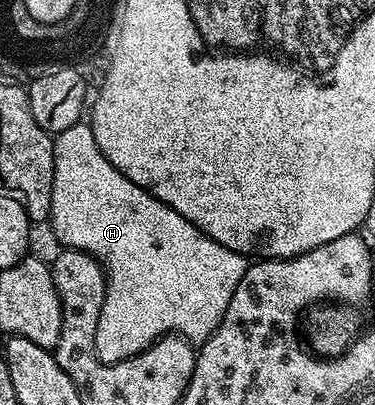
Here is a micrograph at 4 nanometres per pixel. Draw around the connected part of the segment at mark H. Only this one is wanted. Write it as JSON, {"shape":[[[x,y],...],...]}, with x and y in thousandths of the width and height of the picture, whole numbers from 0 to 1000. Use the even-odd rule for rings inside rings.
{"shape":[[[237,304],[192,309],[179,314],[179,323],[141,338],[141,449],[136,452],[136,521],[125,556],[128,563],[141,563],[144,580],[165,595],[160,602],[171,612],[208,615],[243,630],[280,669],[275,768],[264,768],[264,807],[248,830],[259,881],[280,901],[301,901],[312,891],[333,891],[344,881],[371,877],[384,862],[395,862],[411,842],[443,827],[491,832],[496,842],[517,847],[549,842],[573,817],[573,807],[584,807],[584,798],[605,768],[605,748],[616,748],[616,728],[627,728],[627,709],[637,709],[637,689],[648,689],[648,679],[667,659],[667,647],[653,627],[629,625],[595,610],[595,600],[573,600],[573,590],[563,590],[547,575],[533,575],[509,548],[488,541],[488,531],[477,531],[477,521],[445,511],[445,501],[405,486],[397,469],[349,452],[349,442],[339,442],[339,432],[317,425],[264,373],[264,353],[253,353],[248,314]]]}

